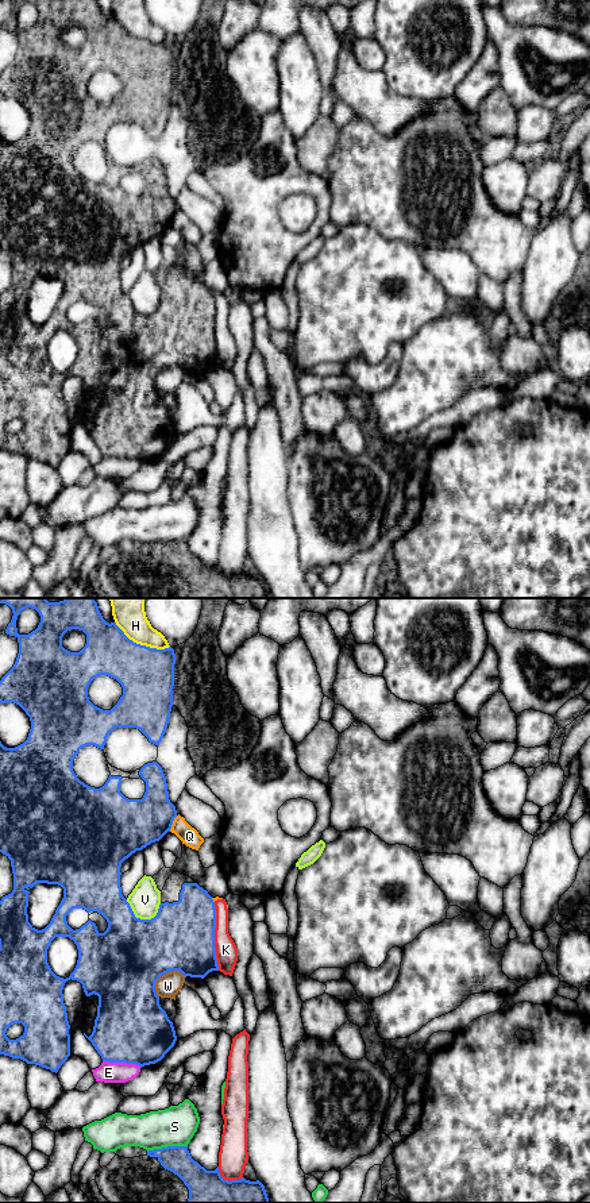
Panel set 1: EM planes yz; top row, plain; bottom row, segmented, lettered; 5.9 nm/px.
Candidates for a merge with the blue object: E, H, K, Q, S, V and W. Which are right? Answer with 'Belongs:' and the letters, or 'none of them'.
Belongs: none of them

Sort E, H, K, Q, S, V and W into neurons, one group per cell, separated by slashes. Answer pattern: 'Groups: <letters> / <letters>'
Groups: E / H / K Q / S / V / W

